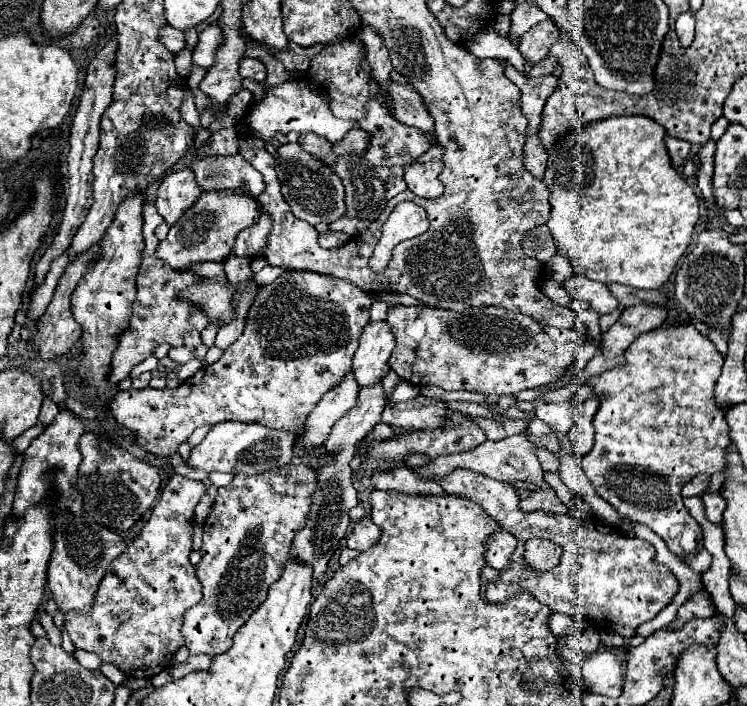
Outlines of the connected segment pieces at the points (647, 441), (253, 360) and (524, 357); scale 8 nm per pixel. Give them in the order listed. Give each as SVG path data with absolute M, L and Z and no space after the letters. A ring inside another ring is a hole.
M660 326L648 338L636 338L626 364L590 376L586 382L598 396L600 408L594 414L594 448L582 458L582 468L590 478L596 494L614 510L632 522L640 522L654 530L678 560L686 562L686 554L702 548L702 528L682 504L682 486L698 474L714 474L724 468L726 444L730 444L730 428L722 410L714 406L712 392L720 376L722 356L714 344L700 336L692 326Z
M290 270L276 282L260 288L248 310L244 334L228 350L224 350L218 362L200 368L192 378L184 380L174 390L120 390L110 404L110 412L122 426L136 432L136 440L146 452L156 456L172 456L198 426L214 426L230 420L262 424L266 428L294 432L300 436L306 426L306 416L314 410L318 400L336 388L352 370L350 362L358 348L358 338L368 324L370 304L372 298L352 282L316 272ZM302 350L316 352L302 356Z
M392 306L386 322L396 336L394 362L390 368L402 380L412 386L438 386L442 390L468 390L480 392L484 396L490 394L516 394L526 388L538 388L542 384L554 382L562 372L570 366L574 356L582 346L582 324L576 328L560 330L552 326L538 324L530 316L522 316L518 312L508 312L502 308L470 308L464 312L452 312L442 308L426 308L426 306Z

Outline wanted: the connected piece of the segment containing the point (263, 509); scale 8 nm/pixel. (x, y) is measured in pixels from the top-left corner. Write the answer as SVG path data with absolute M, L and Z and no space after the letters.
M302 462L260 476L236 474L230 486L218 488L214 508L204 524L204 556L196 566L196 576L204 586L202 600L186 612L182 626L190 654L218 656L230 648L234 632L266 600L270 584L282 574L292 538L306 526L316 488L316 470Z

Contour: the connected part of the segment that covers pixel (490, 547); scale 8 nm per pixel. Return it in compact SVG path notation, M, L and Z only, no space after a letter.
M498 530L494 534L490 534L490 538L486 540L486 554L484 554L484 560L490 568L504 568L510 560L510 554L514 552L516 548L516 540L514 536L510 536L510 532L506 530Z

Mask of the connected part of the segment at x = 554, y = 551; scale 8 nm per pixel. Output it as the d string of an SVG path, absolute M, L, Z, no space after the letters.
M532 538L526 542L526 550L524 550L524 566L536 572L546 572L552 570L558 560L560 560L562 548L550 540L542 540L542 538Z

